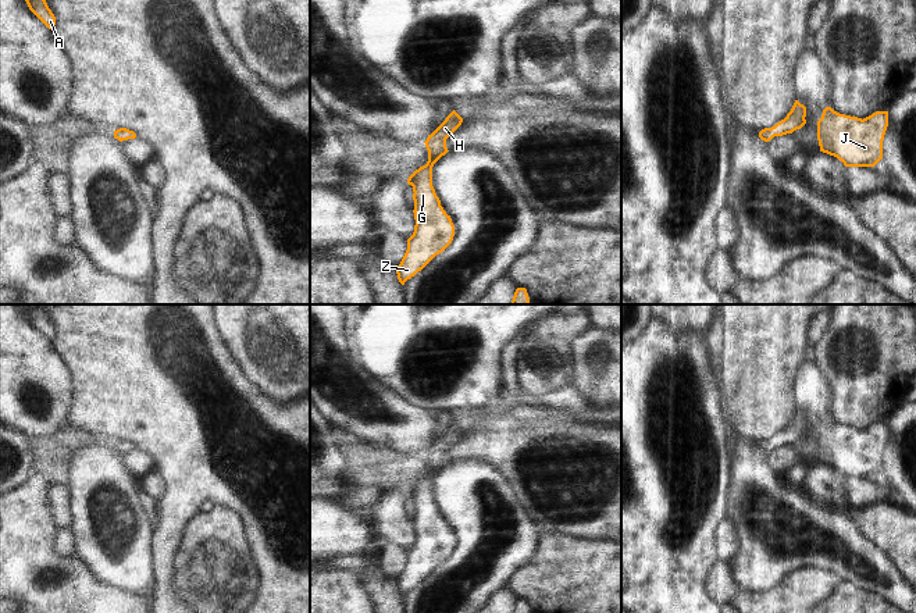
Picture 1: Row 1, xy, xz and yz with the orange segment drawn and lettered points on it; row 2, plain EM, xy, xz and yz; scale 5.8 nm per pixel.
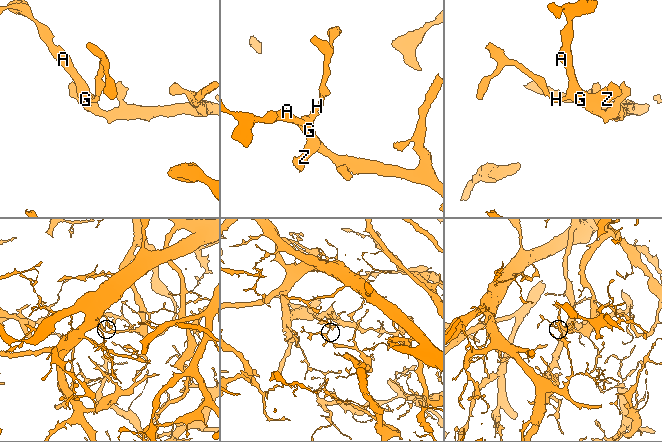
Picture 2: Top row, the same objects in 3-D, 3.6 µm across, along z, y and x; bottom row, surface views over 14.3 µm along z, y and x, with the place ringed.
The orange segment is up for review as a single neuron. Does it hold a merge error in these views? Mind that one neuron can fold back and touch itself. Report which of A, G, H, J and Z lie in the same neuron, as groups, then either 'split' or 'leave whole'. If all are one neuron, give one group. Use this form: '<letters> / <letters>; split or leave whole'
A G H J Z; leave whole

